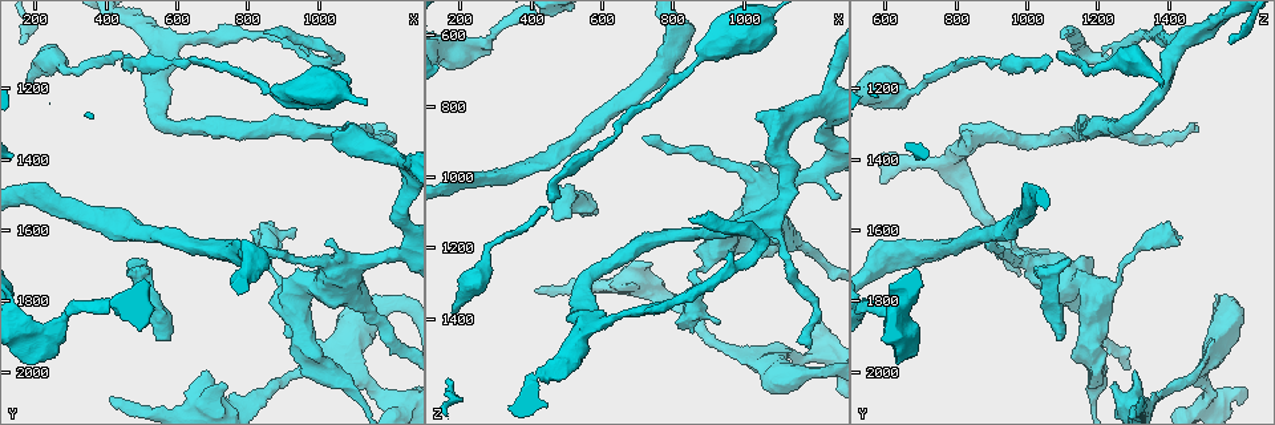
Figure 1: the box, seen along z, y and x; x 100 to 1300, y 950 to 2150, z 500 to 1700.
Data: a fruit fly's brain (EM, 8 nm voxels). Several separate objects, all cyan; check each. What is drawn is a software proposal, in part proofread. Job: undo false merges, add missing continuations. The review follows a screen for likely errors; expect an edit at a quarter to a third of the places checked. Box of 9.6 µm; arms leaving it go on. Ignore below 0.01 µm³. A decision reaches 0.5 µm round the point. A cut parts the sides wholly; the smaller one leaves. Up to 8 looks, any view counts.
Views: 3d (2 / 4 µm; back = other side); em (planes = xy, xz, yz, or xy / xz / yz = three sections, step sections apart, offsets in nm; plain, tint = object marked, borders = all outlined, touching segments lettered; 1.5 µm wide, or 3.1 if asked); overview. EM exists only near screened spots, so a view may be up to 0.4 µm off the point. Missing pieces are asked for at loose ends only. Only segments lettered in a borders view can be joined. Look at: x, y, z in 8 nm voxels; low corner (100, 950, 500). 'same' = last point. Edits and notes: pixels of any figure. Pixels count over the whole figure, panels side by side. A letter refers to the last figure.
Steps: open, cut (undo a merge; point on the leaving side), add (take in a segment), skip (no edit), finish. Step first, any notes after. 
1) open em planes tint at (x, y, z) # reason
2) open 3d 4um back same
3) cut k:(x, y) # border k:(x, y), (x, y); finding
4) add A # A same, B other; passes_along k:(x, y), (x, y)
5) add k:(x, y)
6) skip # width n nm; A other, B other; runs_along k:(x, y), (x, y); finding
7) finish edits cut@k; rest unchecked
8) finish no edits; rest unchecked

open em xz step 4 borders at (940, 1600, 1410) # long arm stops here

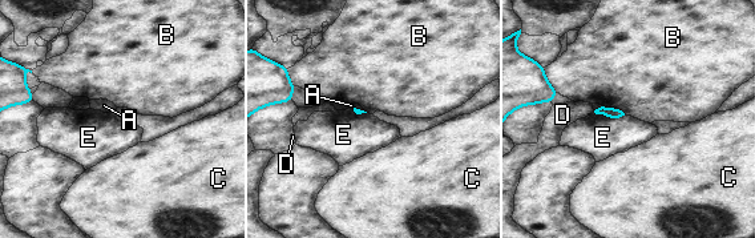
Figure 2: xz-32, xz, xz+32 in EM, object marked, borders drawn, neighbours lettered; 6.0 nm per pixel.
open em yz step 4 borders same

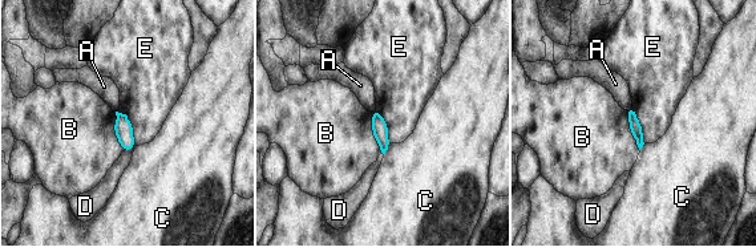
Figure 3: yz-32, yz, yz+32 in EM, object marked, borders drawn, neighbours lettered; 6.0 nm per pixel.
skip # A other, B other, C other, D other, E other; no lettered segment goes on from it

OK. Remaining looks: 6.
open 3d 4um at (730, 2040, 1250) # free end

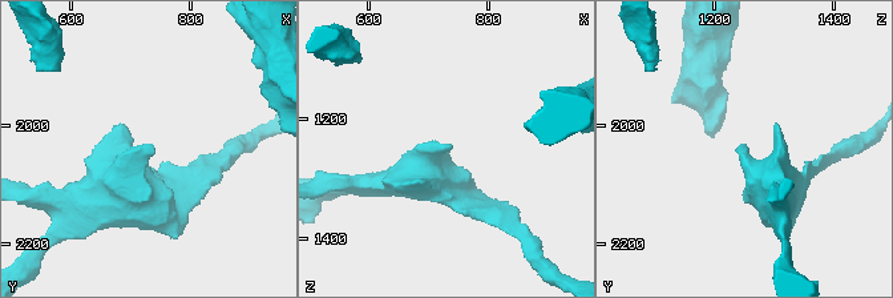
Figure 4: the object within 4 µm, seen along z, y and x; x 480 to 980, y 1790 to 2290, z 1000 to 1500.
open em xz step 4 borders at (740, 2050, 1250) # need the tissue

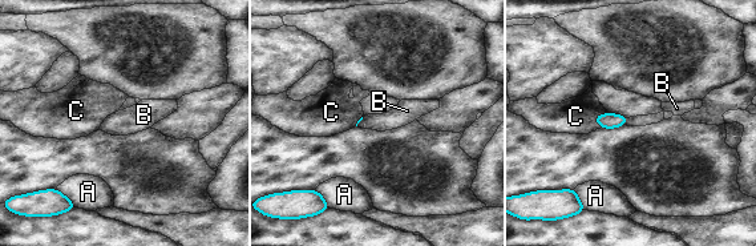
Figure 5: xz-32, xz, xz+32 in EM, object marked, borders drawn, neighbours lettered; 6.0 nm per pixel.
skip # A other, B other, C other; border 5:(630, 117), (625, 124); none of them fits

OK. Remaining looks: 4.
open em xz step 8 tint at (1080, 1980, 1520) # small branch off a trunk

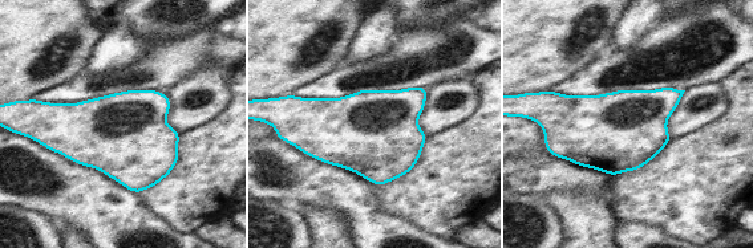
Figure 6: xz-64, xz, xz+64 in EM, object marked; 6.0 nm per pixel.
open em xz step 8 borders same

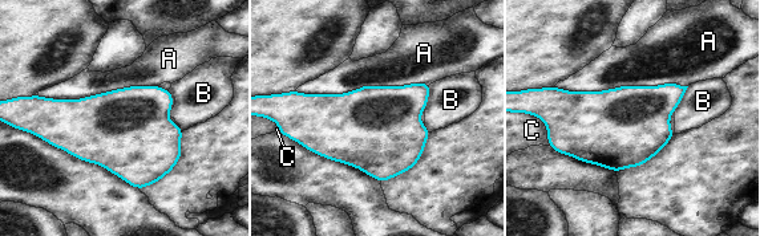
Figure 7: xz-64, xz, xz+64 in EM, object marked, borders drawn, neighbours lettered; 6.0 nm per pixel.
skip # A other, B other, C other; border 7:(431, 84), (428, 102), (423, 110); continuous, no second neuron

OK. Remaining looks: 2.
finish no edits; rest unchecked

